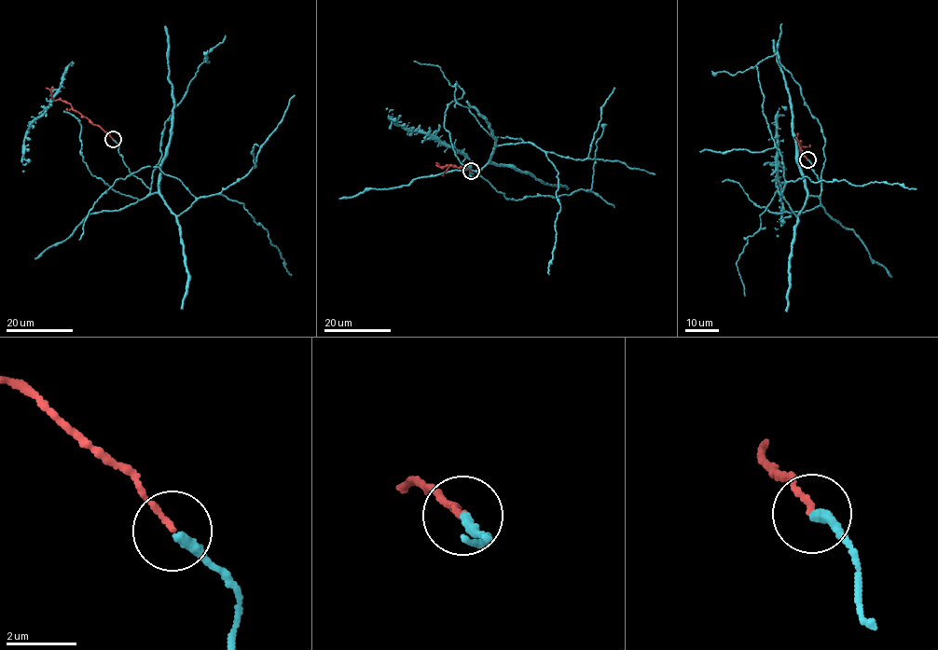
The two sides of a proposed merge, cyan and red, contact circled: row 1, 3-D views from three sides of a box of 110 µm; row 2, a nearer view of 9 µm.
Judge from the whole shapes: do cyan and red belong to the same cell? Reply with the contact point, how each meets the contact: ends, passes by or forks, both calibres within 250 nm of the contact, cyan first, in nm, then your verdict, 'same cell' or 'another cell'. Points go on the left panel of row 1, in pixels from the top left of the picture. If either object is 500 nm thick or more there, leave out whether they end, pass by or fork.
at (113, 139); cyan ends there; red ends there; 280 nm thick on the cyan side, 150 nm on the other; same cell

